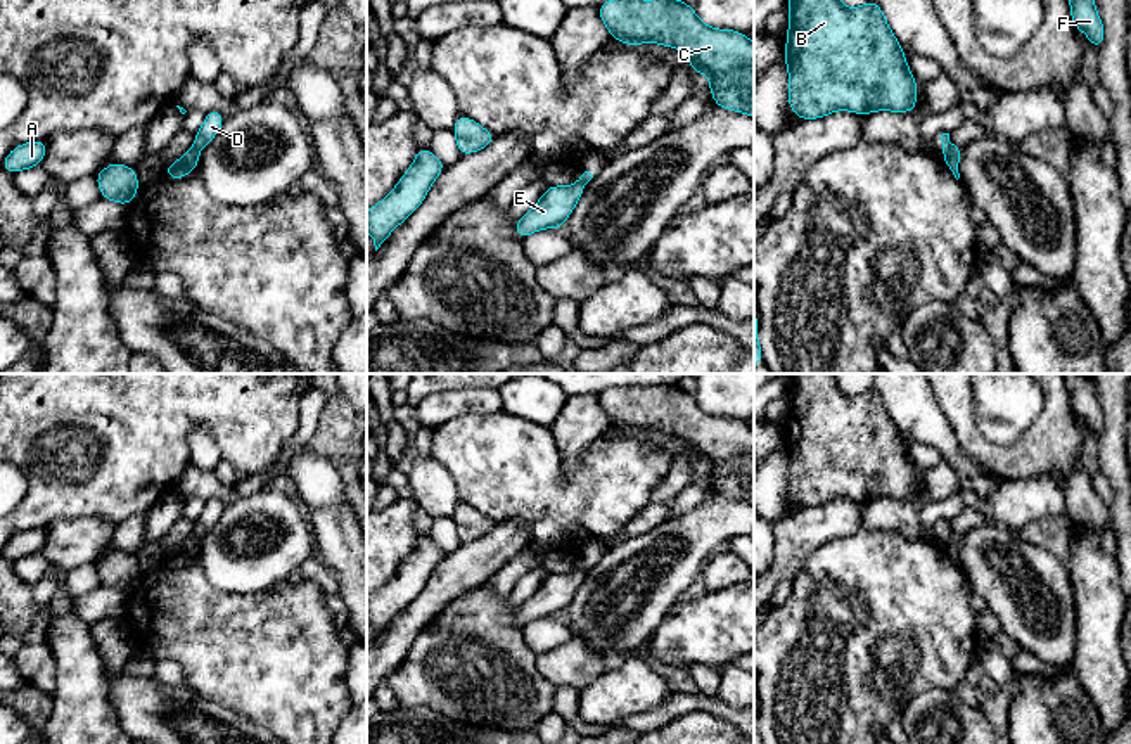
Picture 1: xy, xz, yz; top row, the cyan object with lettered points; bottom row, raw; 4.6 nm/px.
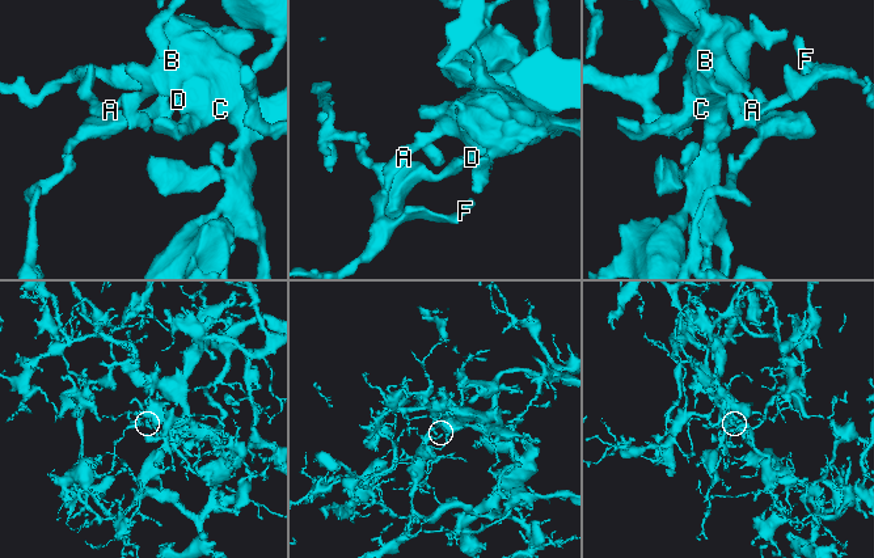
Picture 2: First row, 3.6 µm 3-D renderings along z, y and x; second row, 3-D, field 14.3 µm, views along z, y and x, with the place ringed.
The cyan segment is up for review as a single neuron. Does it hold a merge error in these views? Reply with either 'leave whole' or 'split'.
split

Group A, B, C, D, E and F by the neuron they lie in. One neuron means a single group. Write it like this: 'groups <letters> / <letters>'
groups A B C D F / E

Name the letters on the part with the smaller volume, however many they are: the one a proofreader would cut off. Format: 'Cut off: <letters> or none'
Cut off: E

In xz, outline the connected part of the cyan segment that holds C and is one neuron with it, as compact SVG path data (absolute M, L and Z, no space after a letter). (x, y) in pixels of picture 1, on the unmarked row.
M612 386L598 394L610 424L681 438L693 460L706 460L714 493L754 505L754 431L733 417L706 414L676 386Z

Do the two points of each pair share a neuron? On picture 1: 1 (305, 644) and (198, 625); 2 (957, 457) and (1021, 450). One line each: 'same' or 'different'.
1: same
2: different

